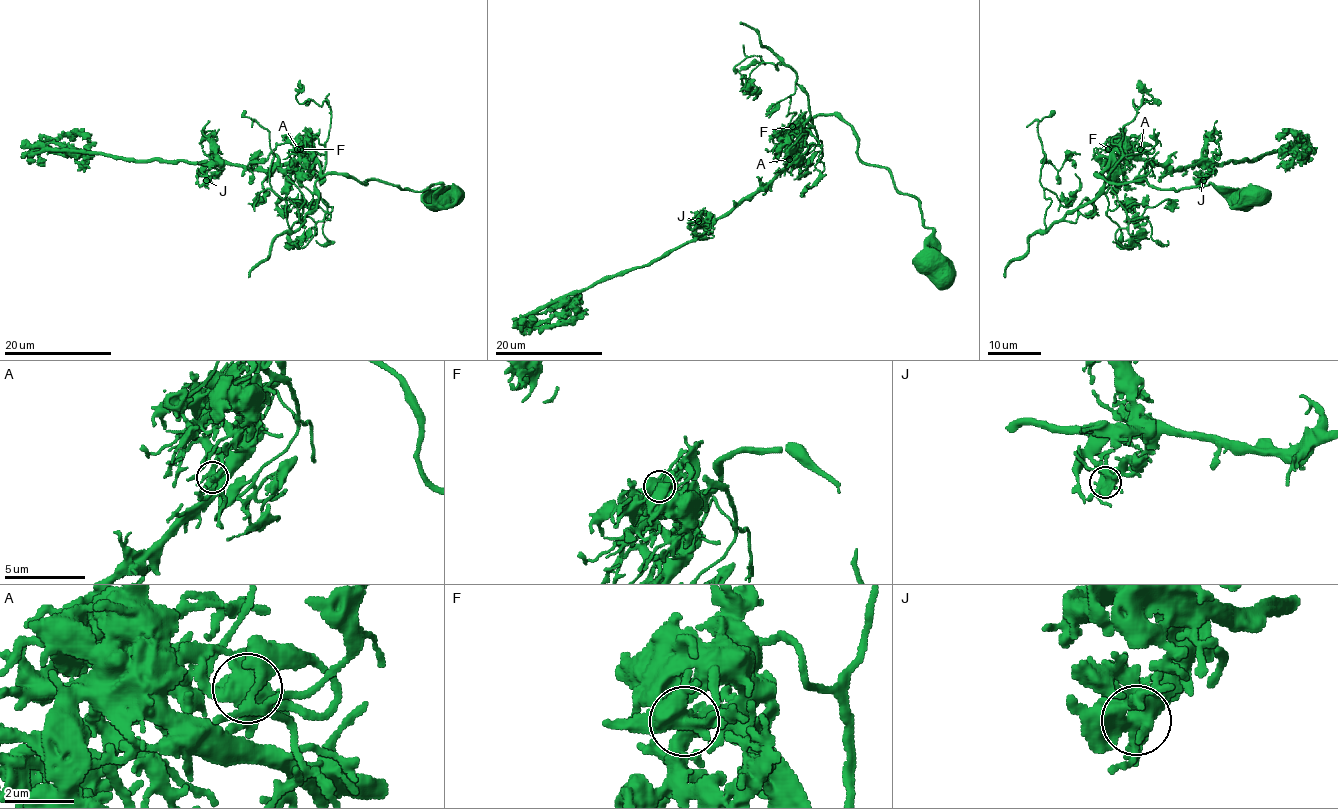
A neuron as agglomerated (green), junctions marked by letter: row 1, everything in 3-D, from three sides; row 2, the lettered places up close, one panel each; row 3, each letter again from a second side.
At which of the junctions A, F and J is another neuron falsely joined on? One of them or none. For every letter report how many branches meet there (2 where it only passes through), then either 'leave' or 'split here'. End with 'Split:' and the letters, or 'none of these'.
A: 7 branches meet; split here
F: 6 branches meet; leave
J: 7 branches meet; leave
Split: A

